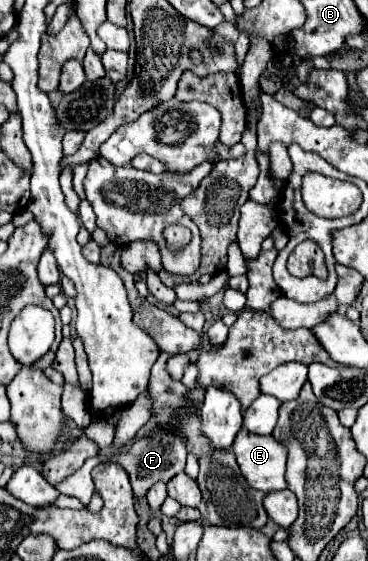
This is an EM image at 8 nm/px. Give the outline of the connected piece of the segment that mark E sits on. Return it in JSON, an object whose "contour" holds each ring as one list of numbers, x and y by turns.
{"contour":[[241,429,231,449,239,461,239,467,253,489,263,493,285,489,285,447,271,435,255,435]]}

